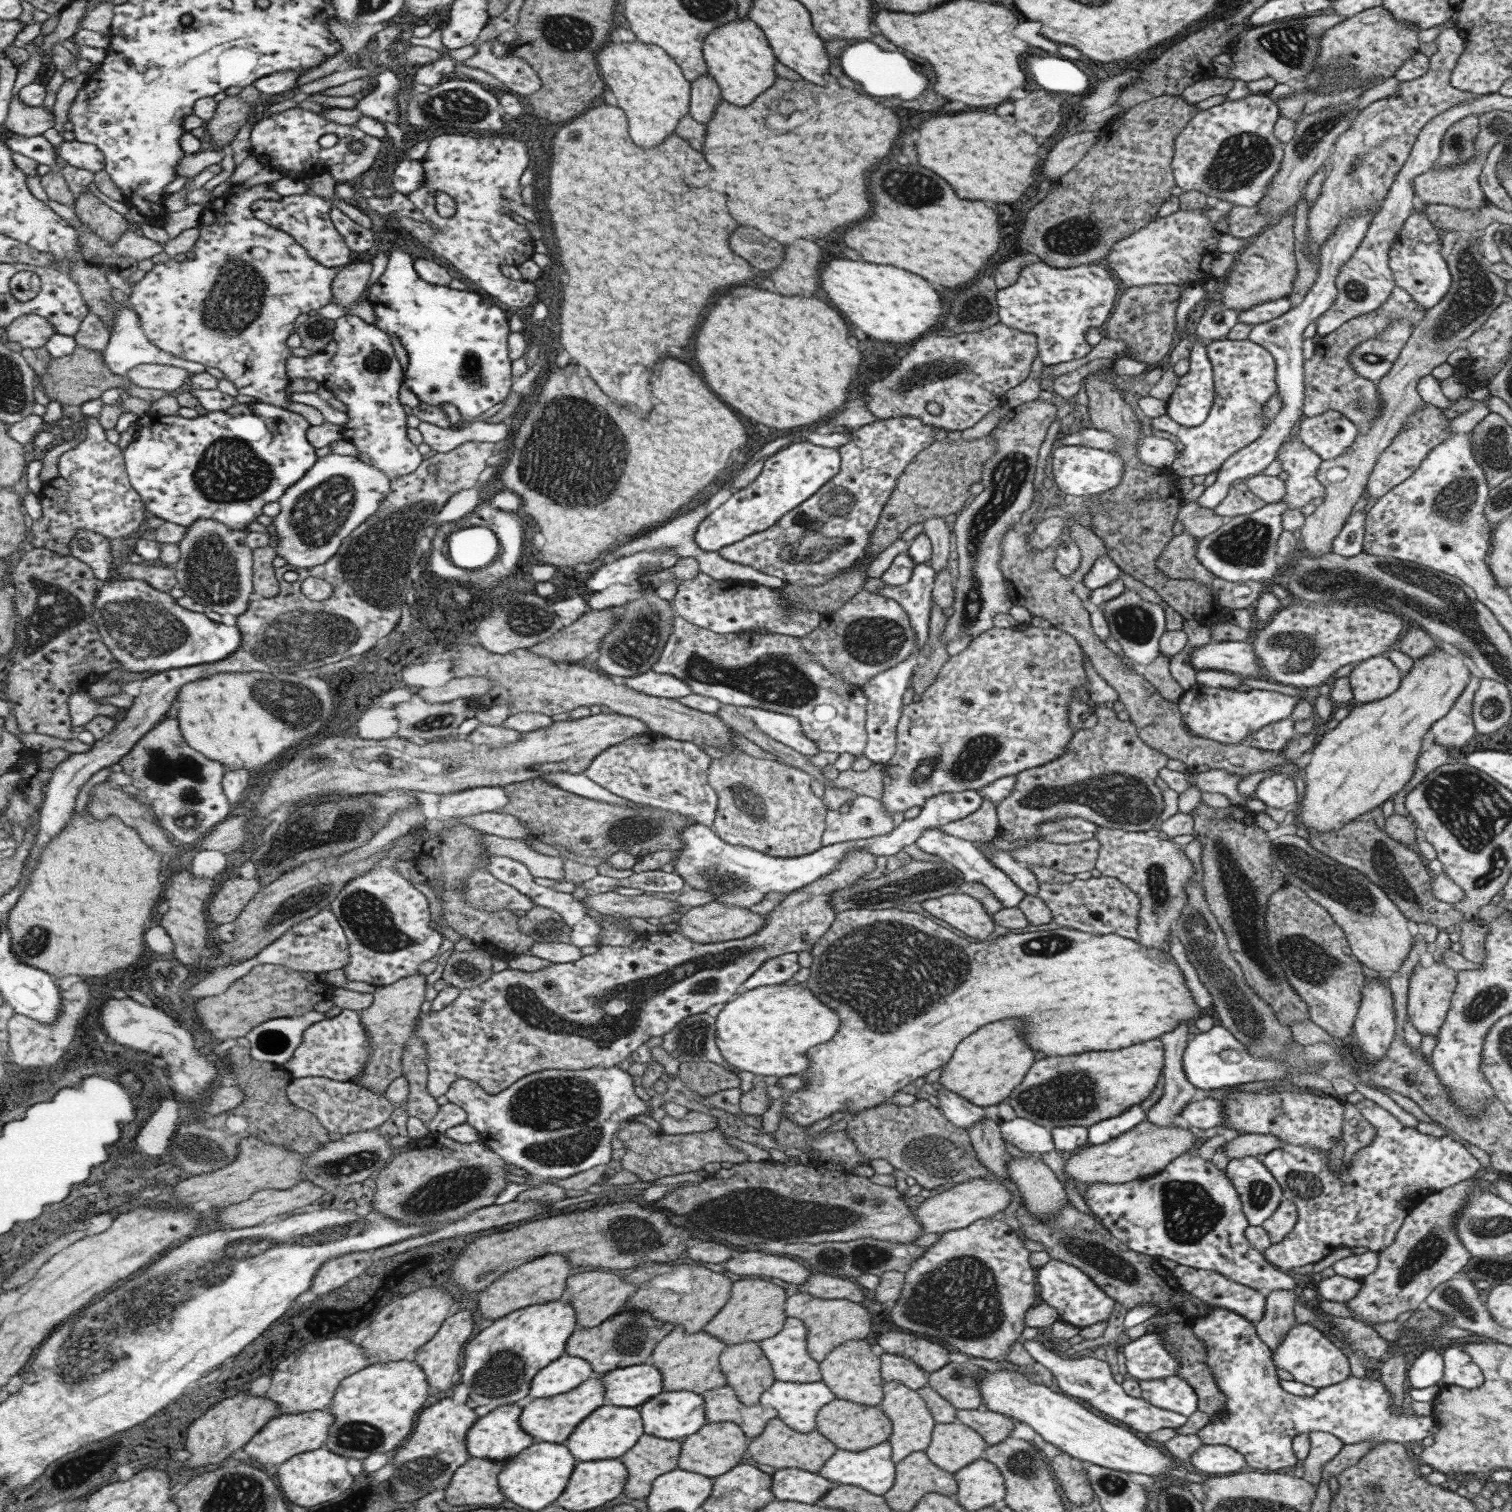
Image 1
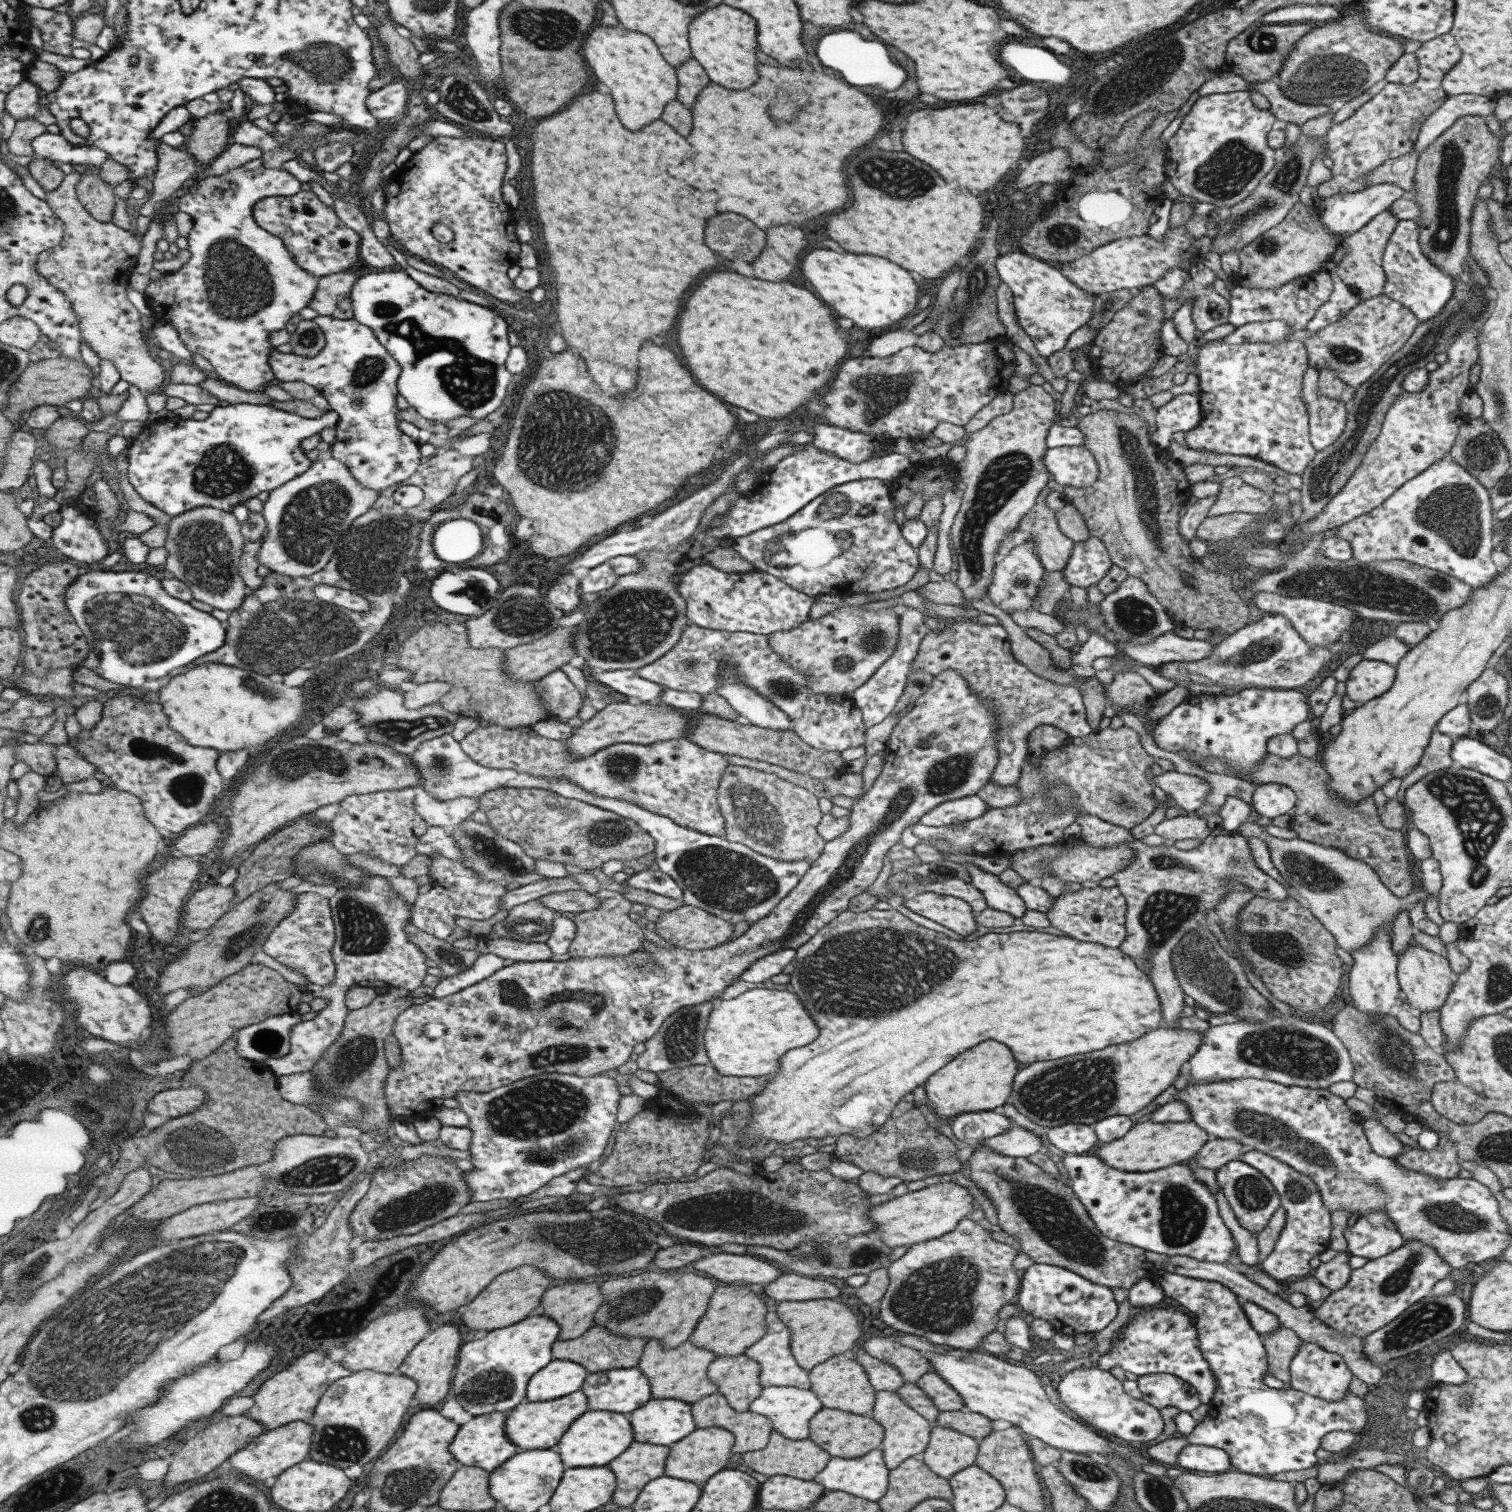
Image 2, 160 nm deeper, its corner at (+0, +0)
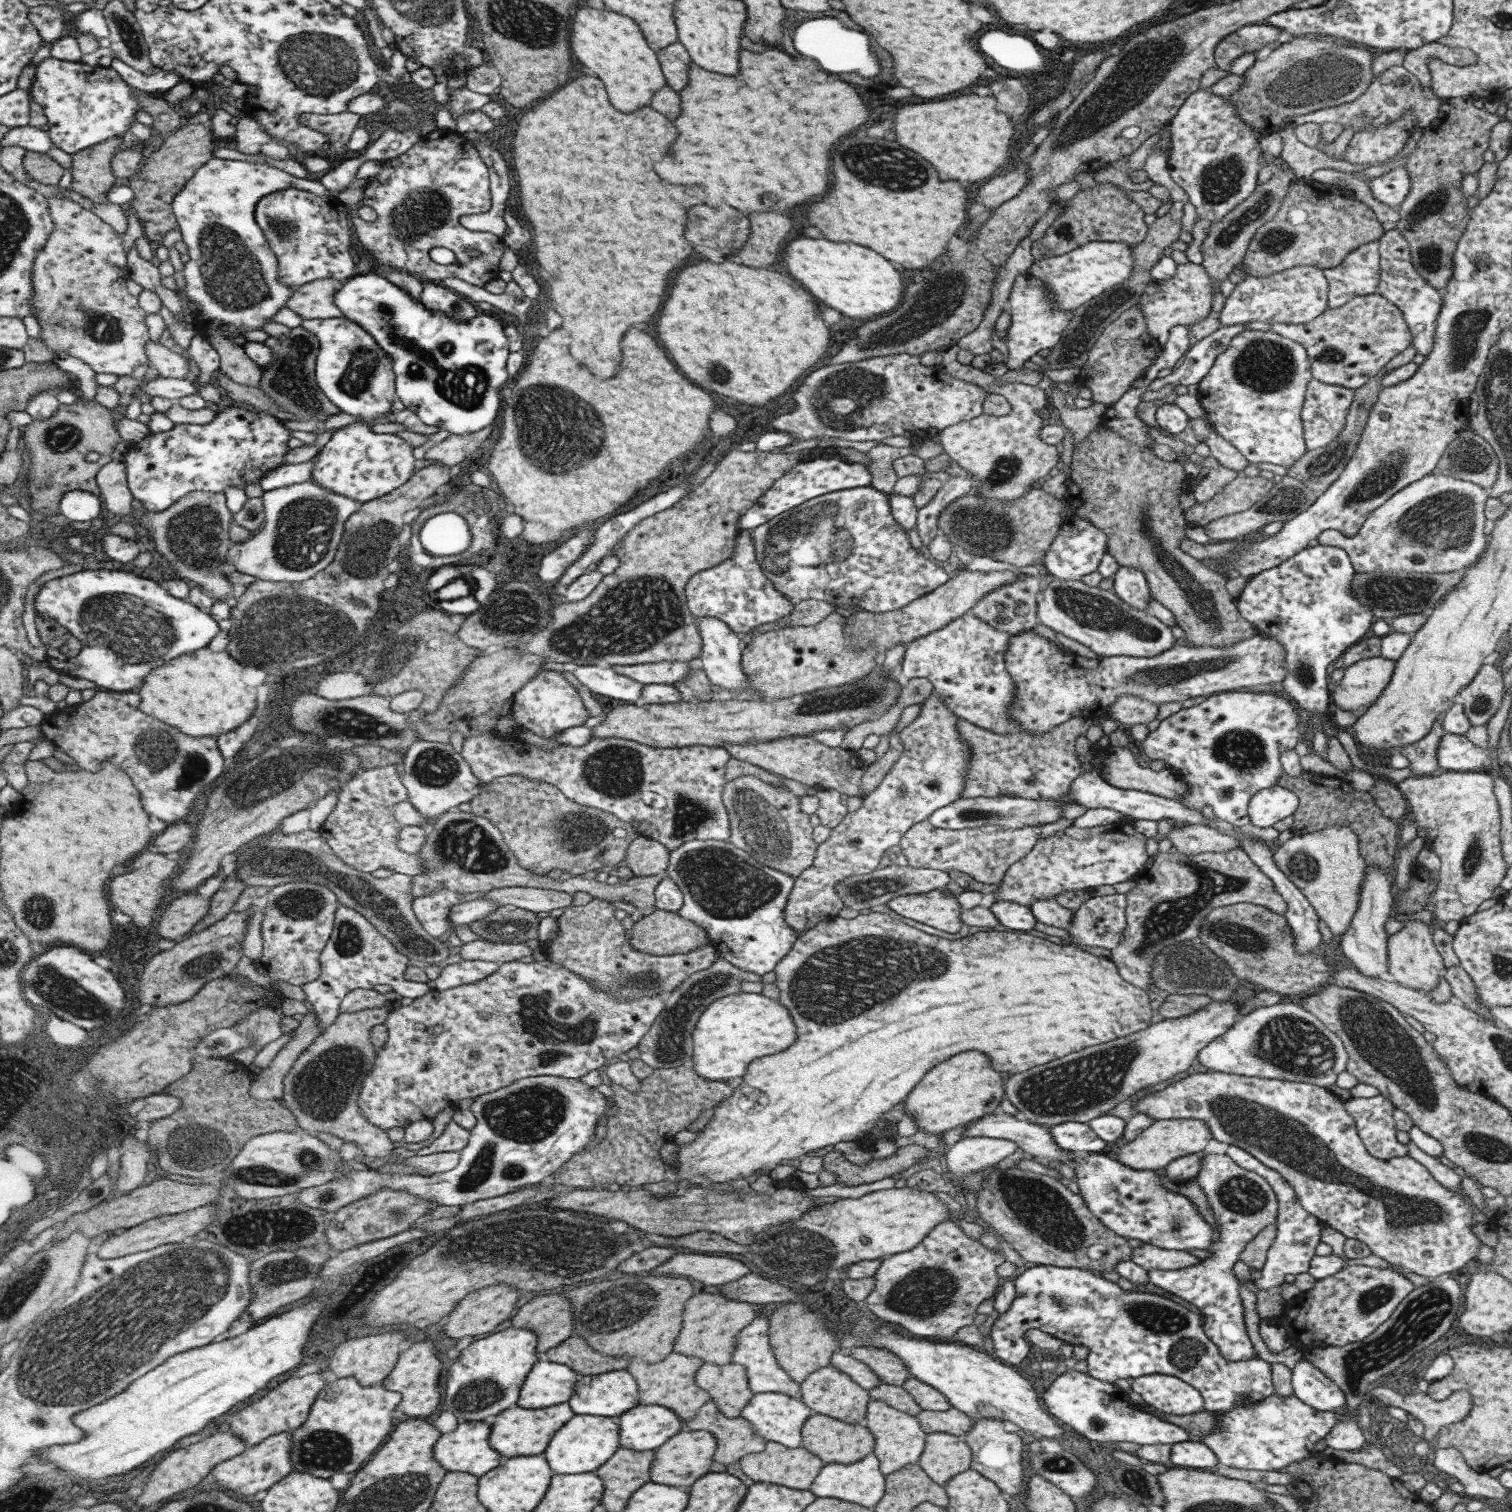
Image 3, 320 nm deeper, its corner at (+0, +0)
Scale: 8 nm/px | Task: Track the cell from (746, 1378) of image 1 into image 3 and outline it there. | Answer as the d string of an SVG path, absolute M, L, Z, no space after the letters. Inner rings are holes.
M703 1363L694 1374L694 1383L709 1393L718 1411L725 1418L735 1418L740 1416L741 1409L747 1404L747 1401L753 1396L748 1389L745 1368L740 1364L727 1363L721 1366Z

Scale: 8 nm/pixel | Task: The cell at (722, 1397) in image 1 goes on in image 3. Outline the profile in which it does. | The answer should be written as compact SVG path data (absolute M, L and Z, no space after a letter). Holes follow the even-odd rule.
M712 1400L699 1407L683 1428L687 1431L705 1430L714 1435L715 1468L739 1461L744 1455L761 1452L765 1444L765 1440L753 1432L749 1422L740 1416L725 1418Z

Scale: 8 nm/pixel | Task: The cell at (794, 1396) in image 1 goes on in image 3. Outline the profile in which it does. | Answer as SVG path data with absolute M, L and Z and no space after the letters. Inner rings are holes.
M766 1392L754 1394L741 1409L740 1417L744 1418L753 1429L753 1432L766 1441L776 1442L787 1448L800 1446L800 1430L809 1415L813 1414L799 1398L791 1398L787 1394Z

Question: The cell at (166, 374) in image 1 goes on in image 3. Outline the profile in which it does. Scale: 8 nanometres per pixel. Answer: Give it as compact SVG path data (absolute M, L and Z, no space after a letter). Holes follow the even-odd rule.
M69 188L49 196L50 211L56 222L47 244L34 260L34 299L40 325L40 338L54 353L66 352L86 362L96 372L127 377L137 366L150 364L146 344L151 340L147 326L146 310L140 306L139 298L129 294L127 282L131 271L128 253L125 253L121 233L105 222L95 211L87 210L82 203L64 196Z

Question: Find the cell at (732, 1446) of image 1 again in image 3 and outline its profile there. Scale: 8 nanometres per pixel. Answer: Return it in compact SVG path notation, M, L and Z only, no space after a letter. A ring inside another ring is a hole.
M681 1430L653 1451L655 1458L651 1462L650 1482L664 1486L673 1486L687 1492L689 1486L711 1472L713 1468L713 1455L715 1454L715 1437L705 1430Z

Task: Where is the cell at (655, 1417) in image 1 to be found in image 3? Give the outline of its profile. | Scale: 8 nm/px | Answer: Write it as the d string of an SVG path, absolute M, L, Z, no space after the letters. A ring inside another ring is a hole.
M637 1404L616 1420L619 1426L620 1446L629 1450L654 1450L675 1433L685 1430L677 1415L665 1406Z

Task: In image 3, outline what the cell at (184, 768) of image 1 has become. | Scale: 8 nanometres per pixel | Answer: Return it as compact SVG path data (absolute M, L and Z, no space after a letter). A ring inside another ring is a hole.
M100 690L88 701L76 705L66 705L64 709L55 710L44 717L41 732L46 740L58 746L64 753L74 759L81 768L97 773L103 763L119 766L134 779L135 786L142 794L142 804L149 814L171 825L185 818L193 802L201 798L206 790L225 772L226 758L217 743L217 737L201 737L185 734L180 728L167 724L141 709L142 695L136 690L109 691Z

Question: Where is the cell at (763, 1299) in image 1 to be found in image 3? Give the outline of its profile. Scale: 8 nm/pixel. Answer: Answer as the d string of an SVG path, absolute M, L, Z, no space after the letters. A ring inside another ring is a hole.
M722 1294L691 1295L683 1303L681 1328L672 1344L672 1350L717 1366L729 1363L734 1351L736 1334L755 1318L755 1308L747 1302L725 1298Z

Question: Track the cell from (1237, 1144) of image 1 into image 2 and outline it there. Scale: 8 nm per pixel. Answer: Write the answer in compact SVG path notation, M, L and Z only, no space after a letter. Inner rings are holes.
M1221 1138L1207 1140L1191 1158L1189 1164L1197 1164L1201 1168L1216 1170L1226 1162L1238 1159L1240 1154L1247 1150L1250 1150L1250 1148L1244 1146L1244 1144L1239 1144L1235 1140L1223 1140Z

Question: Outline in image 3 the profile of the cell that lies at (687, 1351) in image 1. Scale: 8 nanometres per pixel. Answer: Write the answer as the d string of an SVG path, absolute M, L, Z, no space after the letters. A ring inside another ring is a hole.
M671 1352L659 1362L646 1362L639 1355L628 1360L626 1371L629 1371L637 1381L639 1392L638 1404L665 1406L672 1410L681 1423L687 1422L698 1408L710 1400L708 1392L694 1383L695 1371L703 1364L697 1357Z

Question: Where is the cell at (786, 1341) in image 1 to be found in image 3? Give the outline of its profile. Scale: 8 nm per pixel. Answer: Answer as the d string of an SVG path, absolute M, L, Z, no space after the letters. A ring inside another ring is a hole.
M755 1316L755 1318L736 1334L734 1351L732 1352L731 1363L740 1364L745 1368L748 1389L752 1394L766 1392L778 1392L779 1394L790 1395L791 1398L800 1398L799 1384L793 1382L784 1370L779 1368L773 1351L768 1341L768 1319Z

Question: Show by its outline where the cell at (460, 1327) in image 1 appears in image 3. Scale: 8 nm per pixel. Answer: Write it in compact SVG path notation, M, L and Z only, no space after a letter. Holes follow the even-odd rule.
M419 1341L405 1346L398 1364L395 1365L394 1372L391 1373L381 1384L389 1387L391 1390L399 1391L403 1395L403 1400L397 1409L410 1418L428 1419L437 1406L441 1404L441 1372L439 1368L443 1364L442 1352L439 1354L437 1343L428 1341Z

